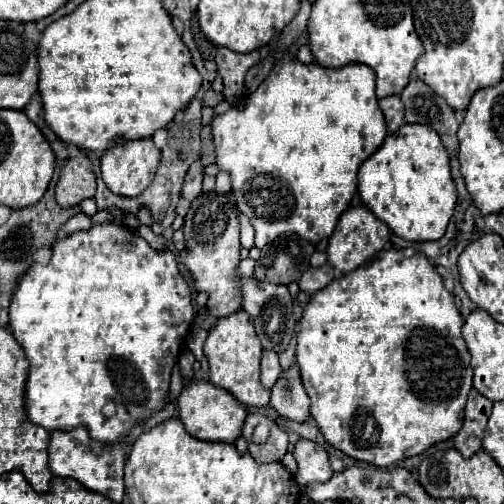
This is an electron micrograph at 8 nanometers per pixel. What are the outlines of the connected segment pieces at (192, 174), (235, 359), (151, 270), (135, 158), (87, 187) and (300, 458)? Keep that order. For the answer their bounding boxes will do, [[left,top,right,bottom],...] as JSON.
[[182,162,204,200],[204,310,270,406],[10,222,194,442],[102,138,160,196],[56,154,96,206],[294,438,334,492]]

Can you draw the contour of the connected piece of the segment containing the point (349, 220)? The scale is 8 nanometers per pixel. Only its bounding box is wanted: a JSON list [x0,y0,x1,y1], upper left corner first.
[328,206,390,274]

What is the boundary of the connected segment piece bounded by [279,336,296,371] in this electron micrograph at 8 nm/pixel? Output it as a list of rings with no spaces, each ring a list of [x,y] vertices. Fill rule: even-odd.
[[[296,336],[292,338],[286,350],[279,355],[280,365],[283,371],[287,370],[295,363],[295,351]]]

